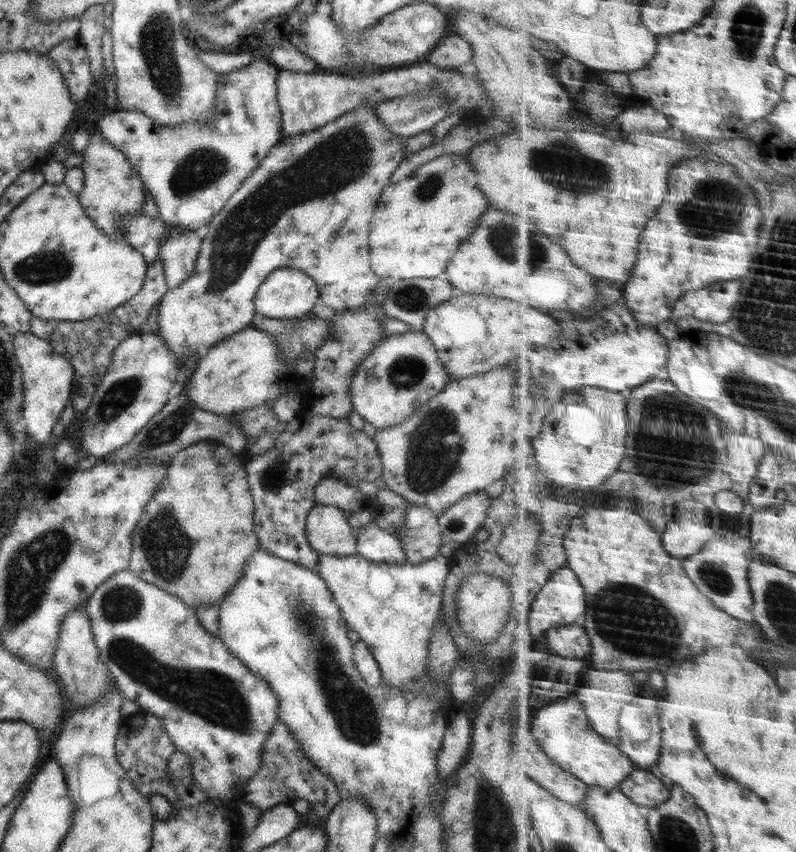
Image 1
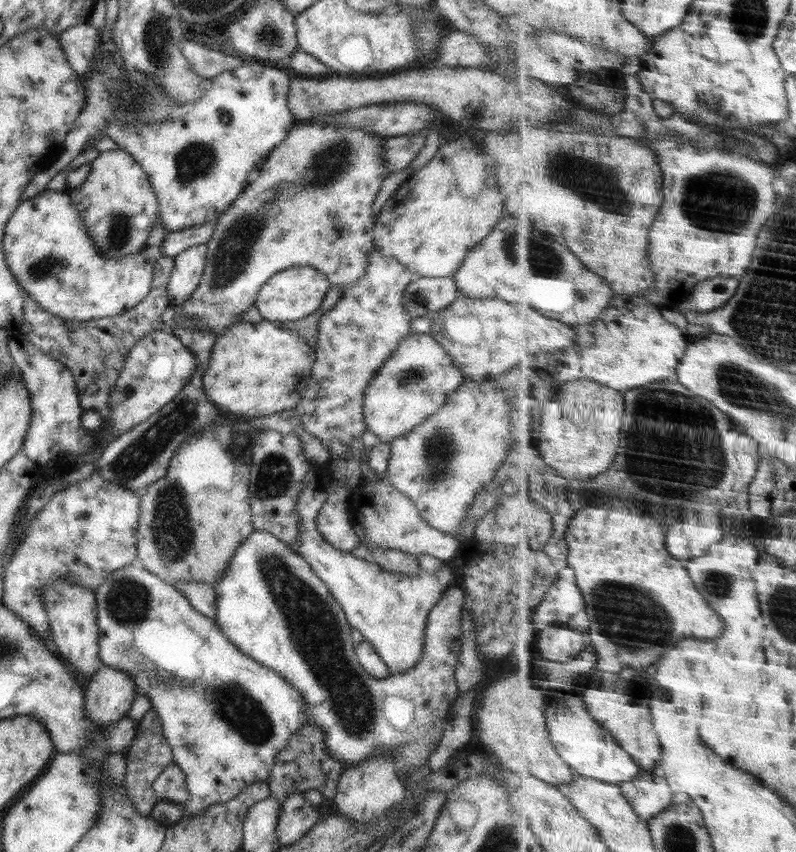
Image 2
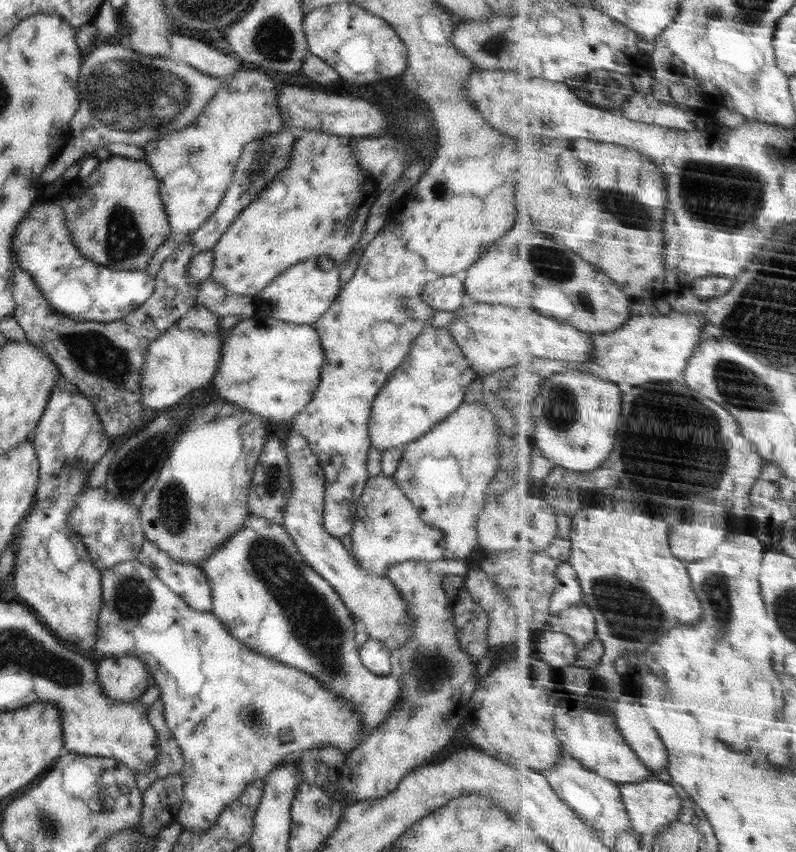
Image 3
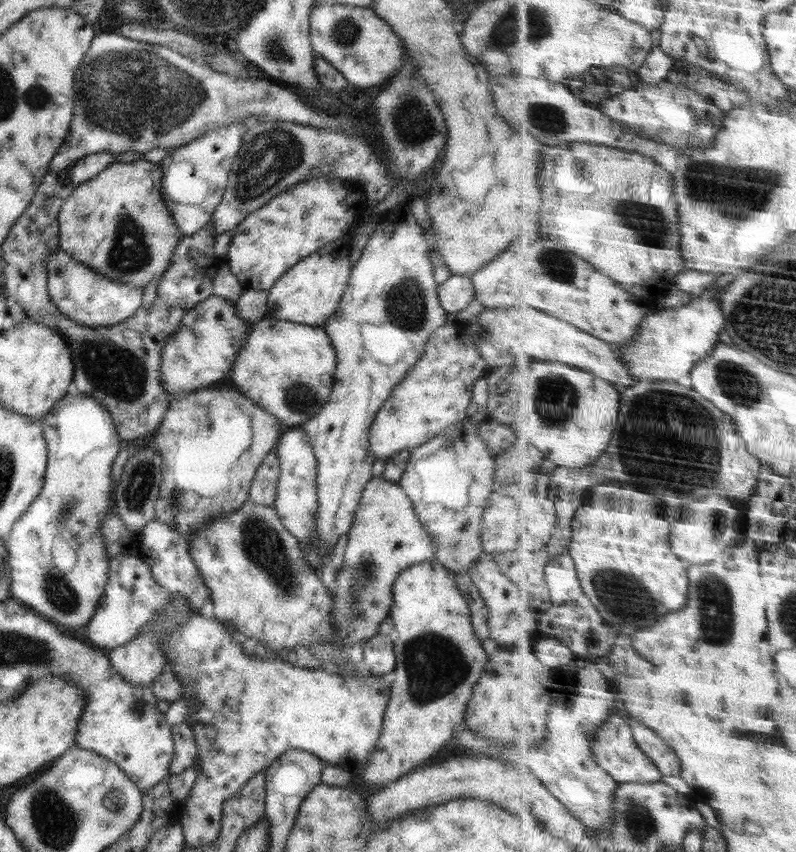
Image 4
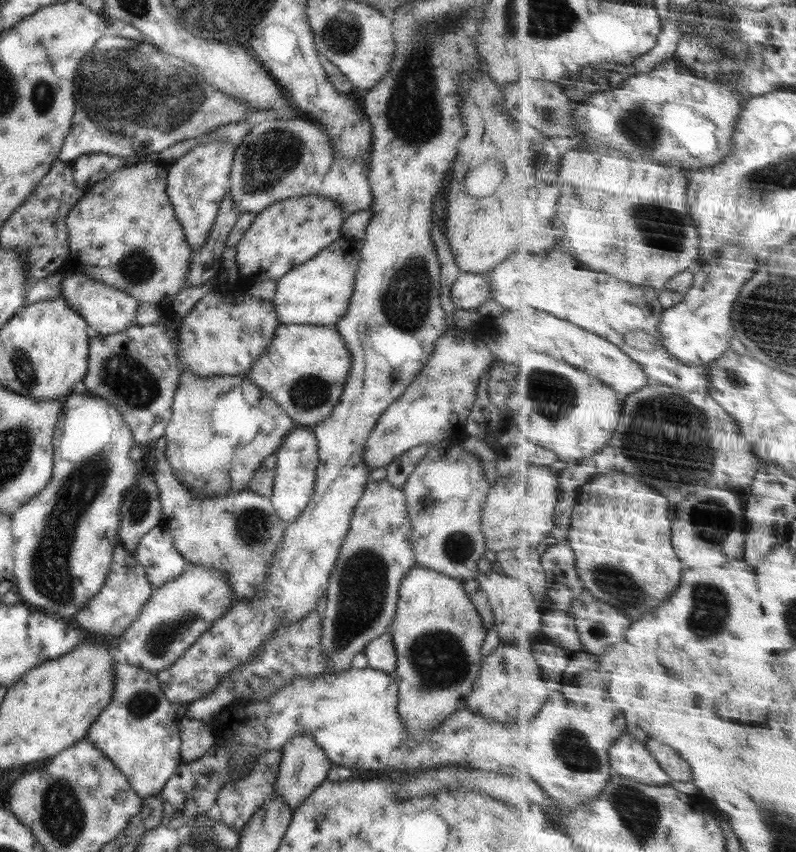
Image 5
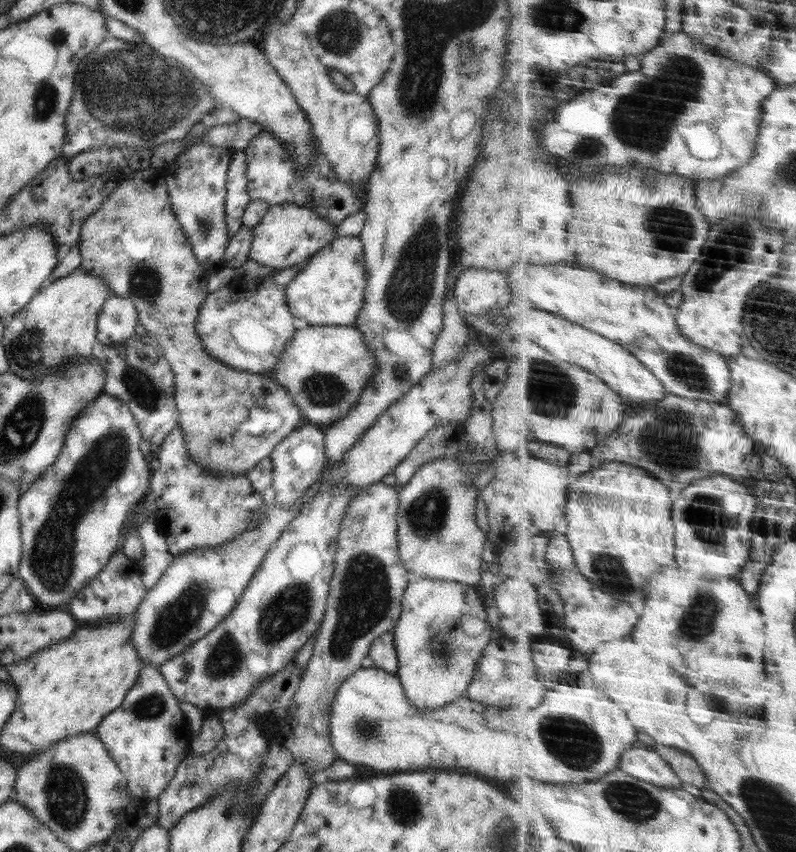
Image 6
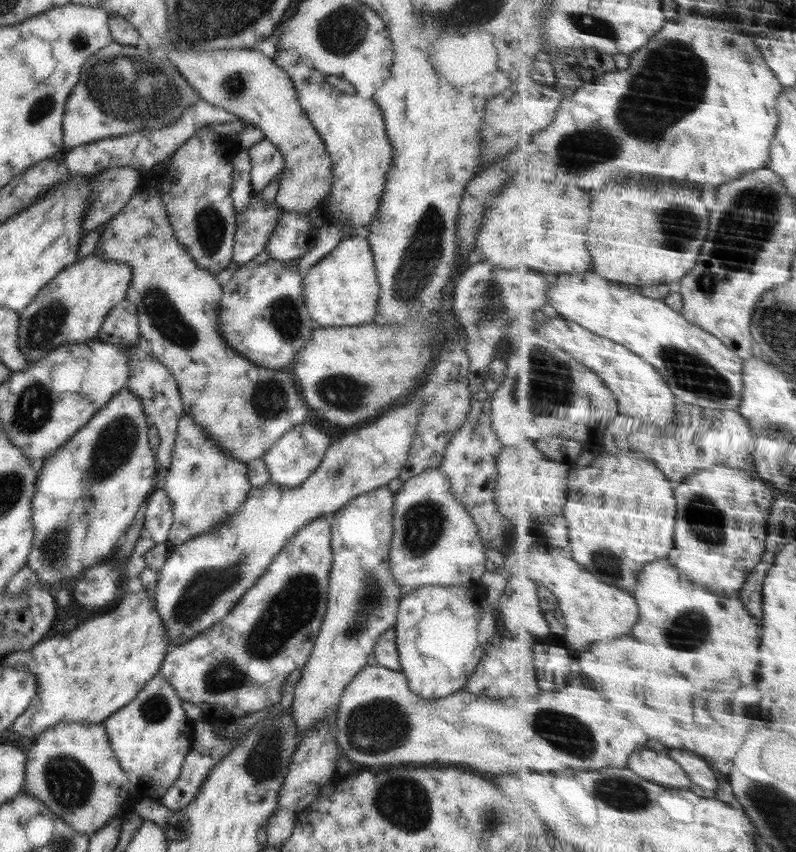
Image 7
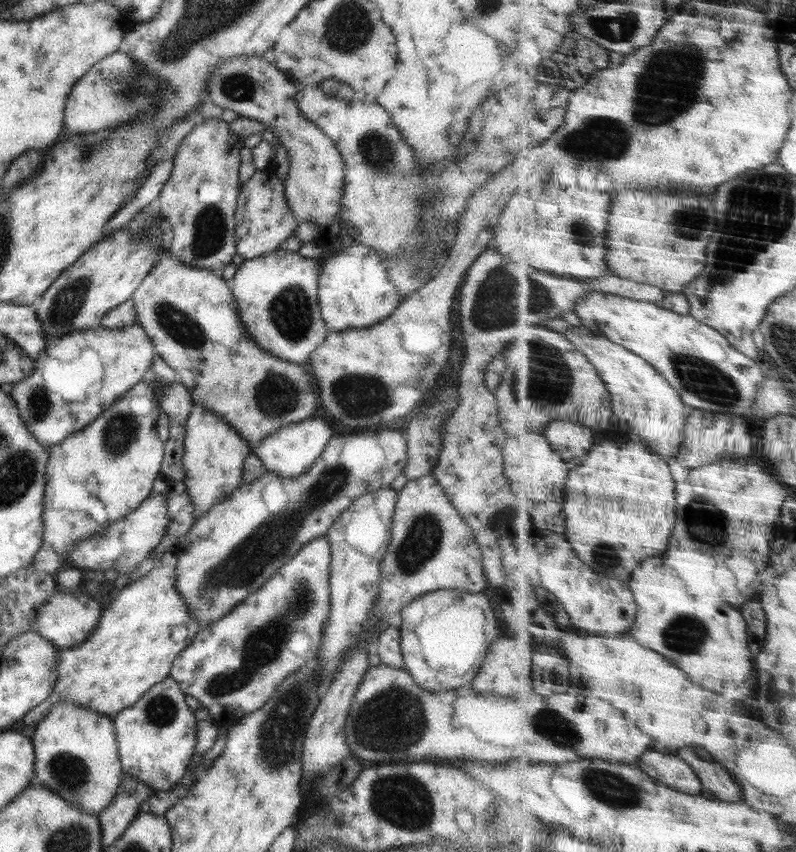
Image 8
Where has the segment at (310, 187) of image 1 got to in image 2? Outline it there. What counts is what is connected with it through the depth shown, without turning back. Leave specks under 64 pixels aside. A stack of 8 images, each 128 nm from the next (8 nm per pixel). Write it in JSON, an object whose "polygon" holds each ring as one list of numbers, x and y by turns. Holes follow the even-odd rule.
{"polygon":[[314,122,295,124,288,131,286,139,270,151,270,154,266,157,266,162,262,164,256,177,247,182,245,189,238,198,224,210,219,216,220,219,216,219,216,230,214,230,212,238,205,244,208,251,206,252,206,268,204,268,204,274,202,274,202,281,198,288,192,292,192,296,184,304,180,305,180,326,186,327,188,330,214,331,214,333,218,332,218,334,225,332,230,325,241,322,240,316,255,303,262,286,274,277,274,274,290,267,312,266,324,273,328,280,330,280,331,287,342,286,342,292,359,281,364,275,364,271,366,271,368,257,370,257,375,248,373,240,375,225,373,206,380,192,382,181,388,174,386,164,384,164,384,156,382,156,382,153,384,153,381,146,383,137,370,135,369,133,362,132,360,128,342,128,342,126,332,126,332,124,325,123,317,125]]}

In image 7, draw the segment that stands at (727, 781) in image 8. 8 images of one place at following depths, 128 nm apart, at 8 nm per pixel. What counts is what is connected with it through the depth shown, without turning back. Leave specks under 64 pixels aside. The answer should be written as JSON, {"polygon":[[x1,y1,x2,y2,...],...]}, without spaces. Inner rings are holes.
{"polygon":[[669,746,663,748,672,758,688,771,695,784,704,789,717,791,720,788,720,780,716,772,708,766,709,760,697,752,679,748,678,746]]}

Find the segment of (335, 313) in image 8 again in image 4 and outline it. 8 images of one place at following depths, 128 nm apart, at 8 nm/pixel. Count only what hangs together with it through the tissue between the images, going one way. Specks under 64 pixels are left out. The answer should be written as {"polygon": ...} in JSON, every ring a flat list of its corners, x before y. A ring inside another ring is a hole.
{"polygon":[[344,236,329,242,315,253,300,259,291,269,268,289,268,312,276,320,320,327,336,312,340,298,346,290,352,261,350,261,351,237]]}

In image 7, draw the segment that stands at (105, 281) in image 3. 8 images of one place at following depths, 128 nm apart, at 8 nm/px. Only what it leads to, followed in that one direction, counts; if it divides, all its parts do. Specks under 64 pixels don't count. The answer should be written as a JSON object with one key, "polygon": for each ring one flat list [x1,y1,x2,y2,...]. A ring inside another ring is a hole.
{"polygon":[[126,298,110,309,98,335,104,342,114,345,135,344,141,336,139,318,134,303]]}

